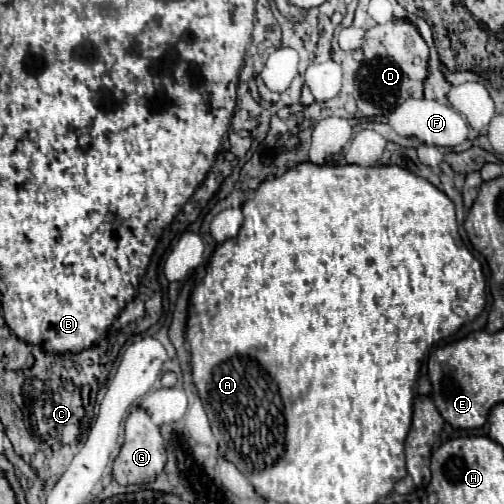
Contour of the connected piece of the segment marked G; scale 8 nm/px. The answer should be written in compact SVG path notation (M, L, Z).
M135 406L125 422L125 440L113 464L113 476L123 486L139 484L153 480L159 472L163 472L163 466L165 466L165 444L159 434L159 428L151 422L151 416L143 408Z

